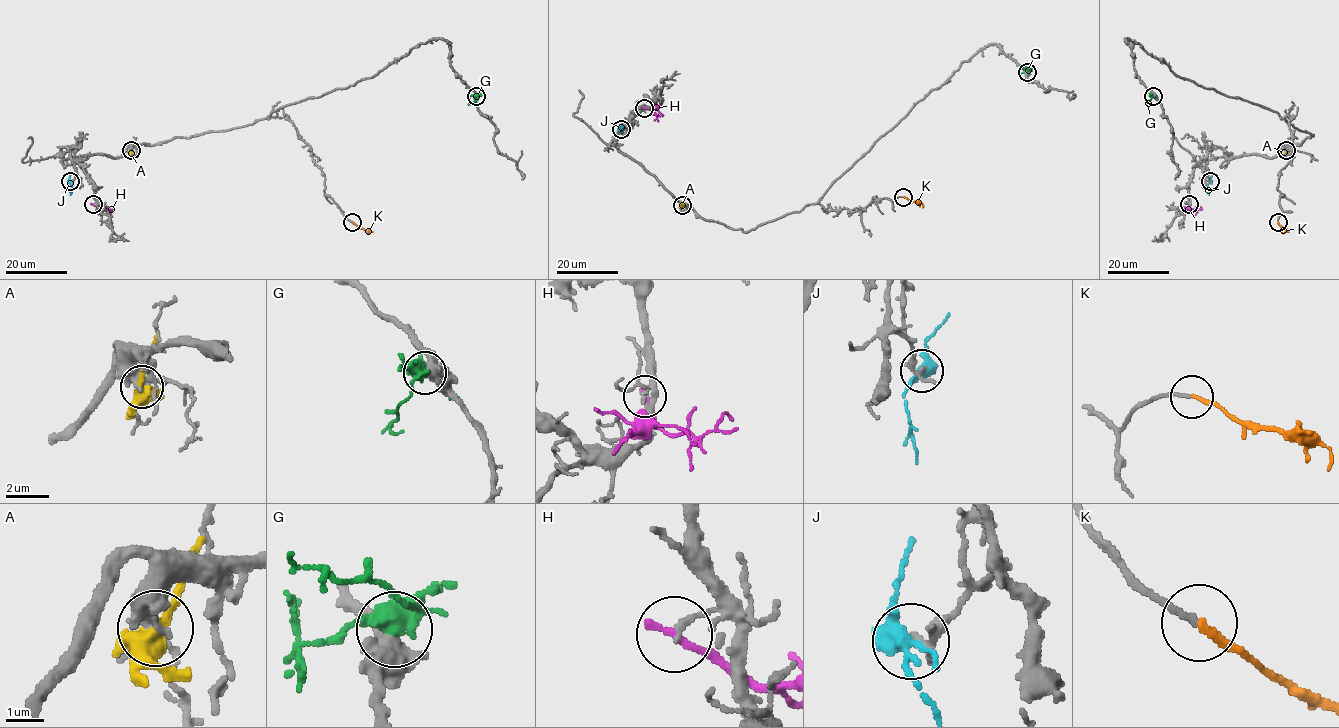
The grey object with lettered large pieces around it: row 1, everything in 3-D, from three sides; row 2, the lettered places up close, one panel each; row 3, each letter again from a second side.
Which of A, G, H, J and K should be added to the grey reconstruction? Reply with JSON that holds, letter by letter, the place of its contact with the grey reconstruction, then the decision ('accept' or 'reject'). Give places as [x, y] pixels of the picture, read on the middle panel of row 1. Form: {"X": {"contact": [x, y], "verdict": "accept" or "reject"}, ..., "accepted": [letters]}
{"A": {"contact": [682, 205], "verdict": "reject"}, "G": {"contact": [1027, 72], "verdict": "reject"}, "H": {"contact": [644, 108], "verdict": "reject"}, "J": {"contact": [621, 129], "verdict": "reject"}, "K": {"contact": [903, 197], "verdict": "accept"}, "accepted": ["K"]}

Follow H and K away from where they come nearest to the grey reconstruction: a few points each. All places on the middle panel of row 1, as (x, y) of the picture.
H: (644, 108), (653, 111), (656, 116), (654, 120)
K: (903, 196), (921, 203), (922, 207)

